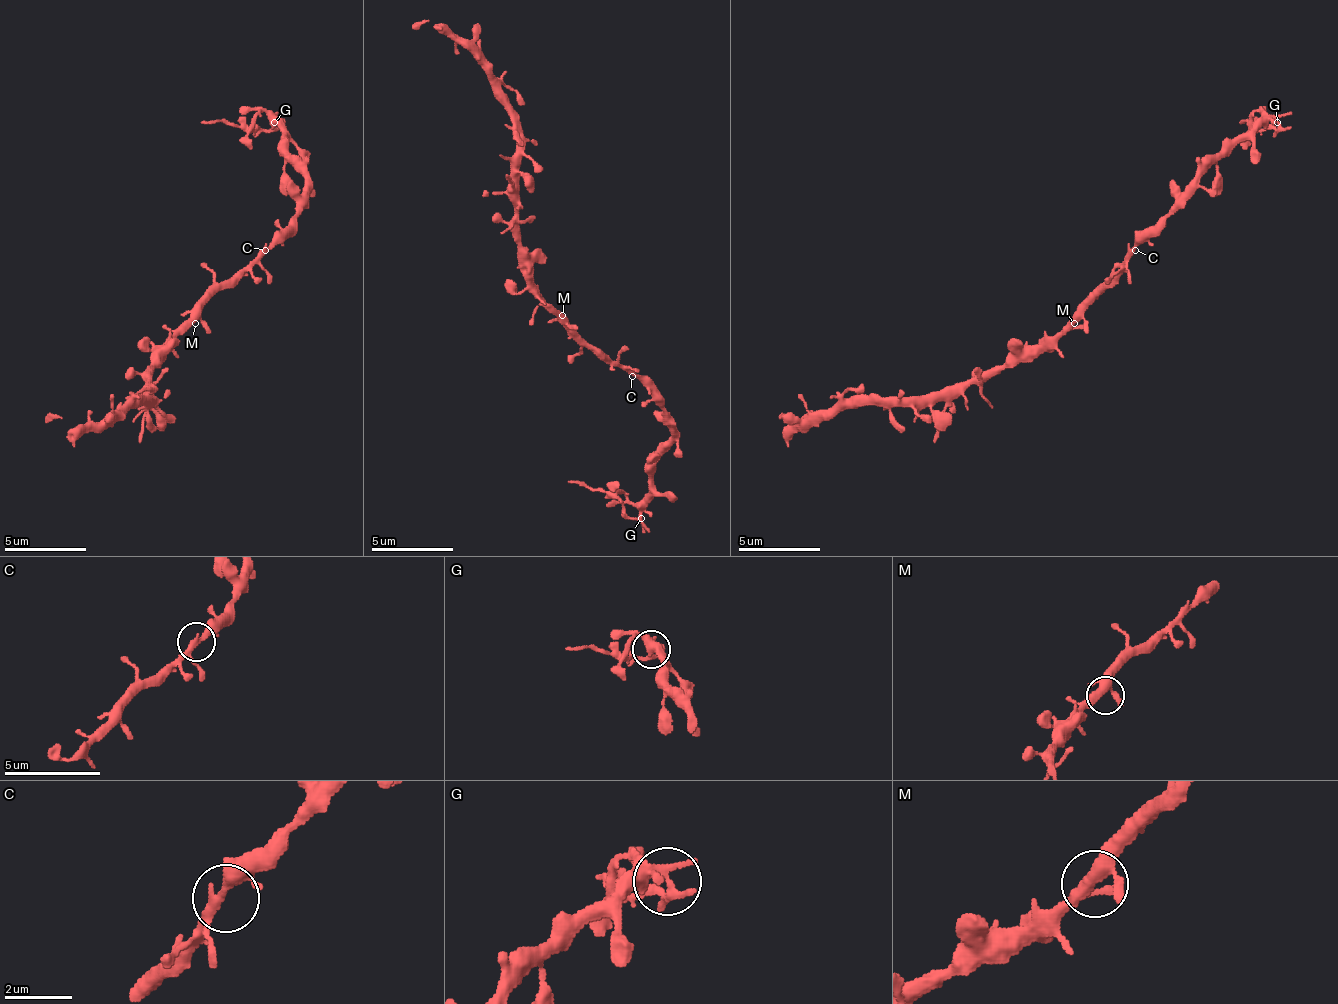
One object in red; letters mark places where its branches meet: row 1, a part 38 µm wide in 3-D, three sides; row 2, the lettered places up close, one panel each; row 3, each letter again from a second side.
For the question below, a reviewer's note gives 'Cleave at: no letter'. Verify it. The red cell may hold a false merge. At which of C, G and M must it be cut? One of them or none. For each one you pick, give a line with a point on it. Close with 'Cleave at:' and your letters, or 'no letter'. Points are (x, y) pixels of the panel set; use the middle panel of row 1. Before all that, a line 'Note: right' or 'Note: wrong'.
Note: wrong
G: (641, 518)
Cleave at: G

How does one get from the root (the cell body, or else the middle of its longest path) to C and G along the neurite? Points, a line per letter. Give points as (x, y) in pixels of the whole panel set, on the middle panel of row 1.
C: (558, 315), (583, 340), (615, 360), (632, 376)
G: (558, 315), (603, 356), (628, 368), (664, 409), (672, 438), (656, 454), (652, 499), (640, 519)

